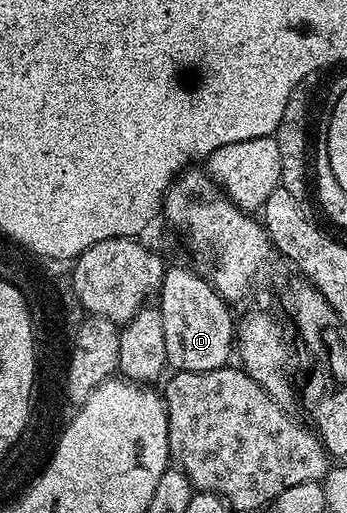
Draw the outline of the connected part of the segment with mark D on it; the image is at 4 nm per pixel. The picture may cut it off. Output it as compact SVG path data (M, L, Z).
M167 265L166 275L162 277L162 287L158 289L156 295L160 320L164 320L164 348L168 351L166 360L175 371L215 370L227 365L236 350L236 318L230 315L231 307L218 295L218 291L203 275L202 278L196 271L189 270L186 266Z

